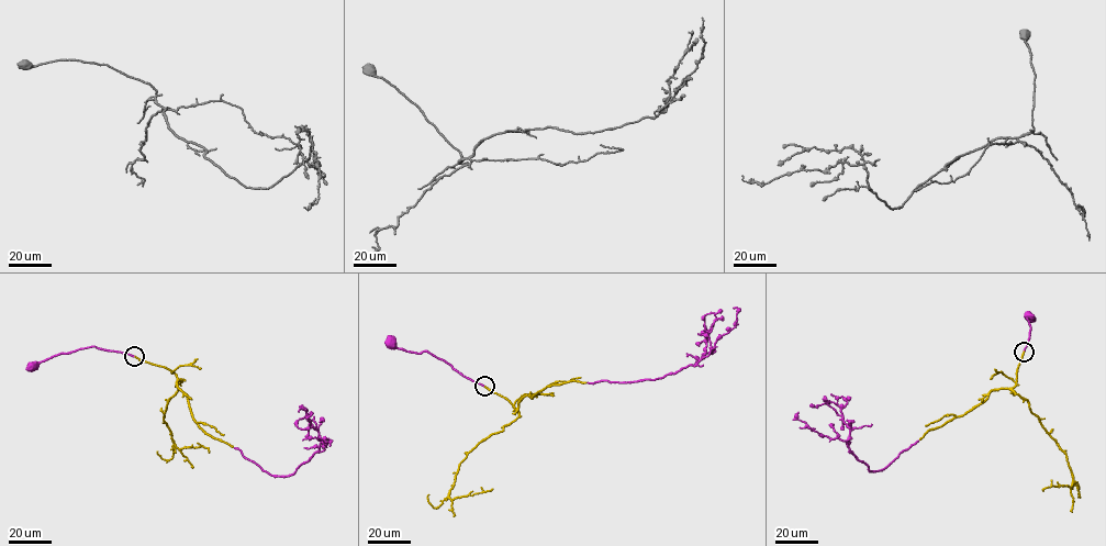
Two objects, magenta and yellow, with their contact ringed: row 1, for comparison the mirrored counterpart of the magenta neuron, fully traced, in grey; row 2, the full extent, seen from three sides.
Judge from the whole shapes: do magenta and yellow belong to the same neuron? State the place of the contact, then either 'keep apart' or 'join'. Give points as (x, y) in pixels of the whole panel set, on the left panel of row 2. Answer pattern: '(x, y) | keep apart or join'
(134, 356) | join

